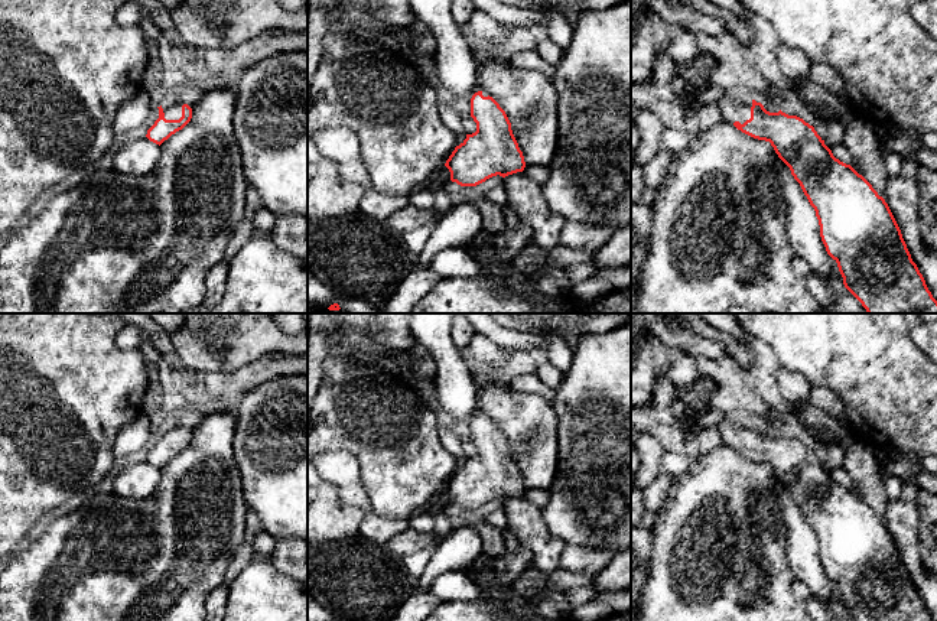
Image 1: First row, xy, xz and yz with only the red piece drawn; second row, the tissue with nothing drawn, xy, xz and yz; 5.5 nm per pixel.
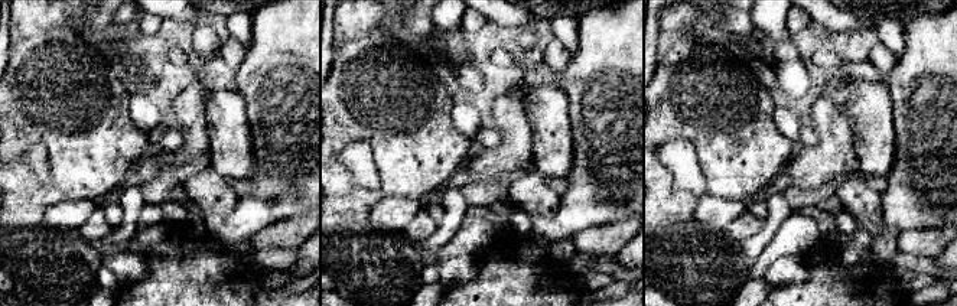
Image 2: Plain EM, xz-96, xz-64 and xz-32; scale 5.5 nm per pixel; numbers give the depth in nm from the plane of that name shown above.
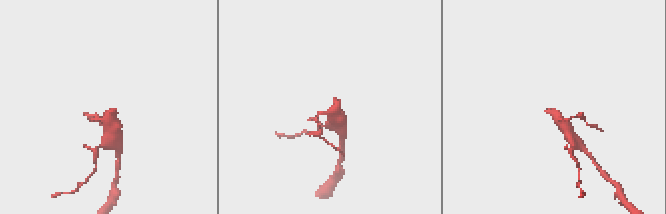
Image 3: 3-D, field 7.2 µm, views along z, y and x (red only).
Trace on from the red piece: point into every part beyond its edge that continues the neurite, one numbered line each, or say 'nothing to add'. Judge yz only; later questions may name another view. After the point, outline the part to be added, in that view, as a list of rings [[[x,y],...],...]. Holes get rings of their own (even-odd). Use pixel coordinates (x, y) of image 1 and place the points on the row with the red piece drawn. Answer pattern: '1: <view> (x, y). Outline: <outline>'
1: yz (734, 109). Outline: [[[728,95],[723,103],[720,103],[720,116],[723,121],[733,124],[739,121],[744,124],[751,118],[752,100],[742,95]]]

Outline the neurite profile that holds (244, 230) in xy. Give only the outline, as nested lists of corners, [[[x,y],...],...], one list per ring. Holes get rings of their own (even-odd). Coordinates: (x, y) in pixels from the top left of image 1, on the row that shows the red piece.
[[[243,218],[243,221],[235,227],[235,231],[228,241],[222,261],[230,264],[232,257],[251,238],[254,233],[256,230],[254,230],[253,221]]]

